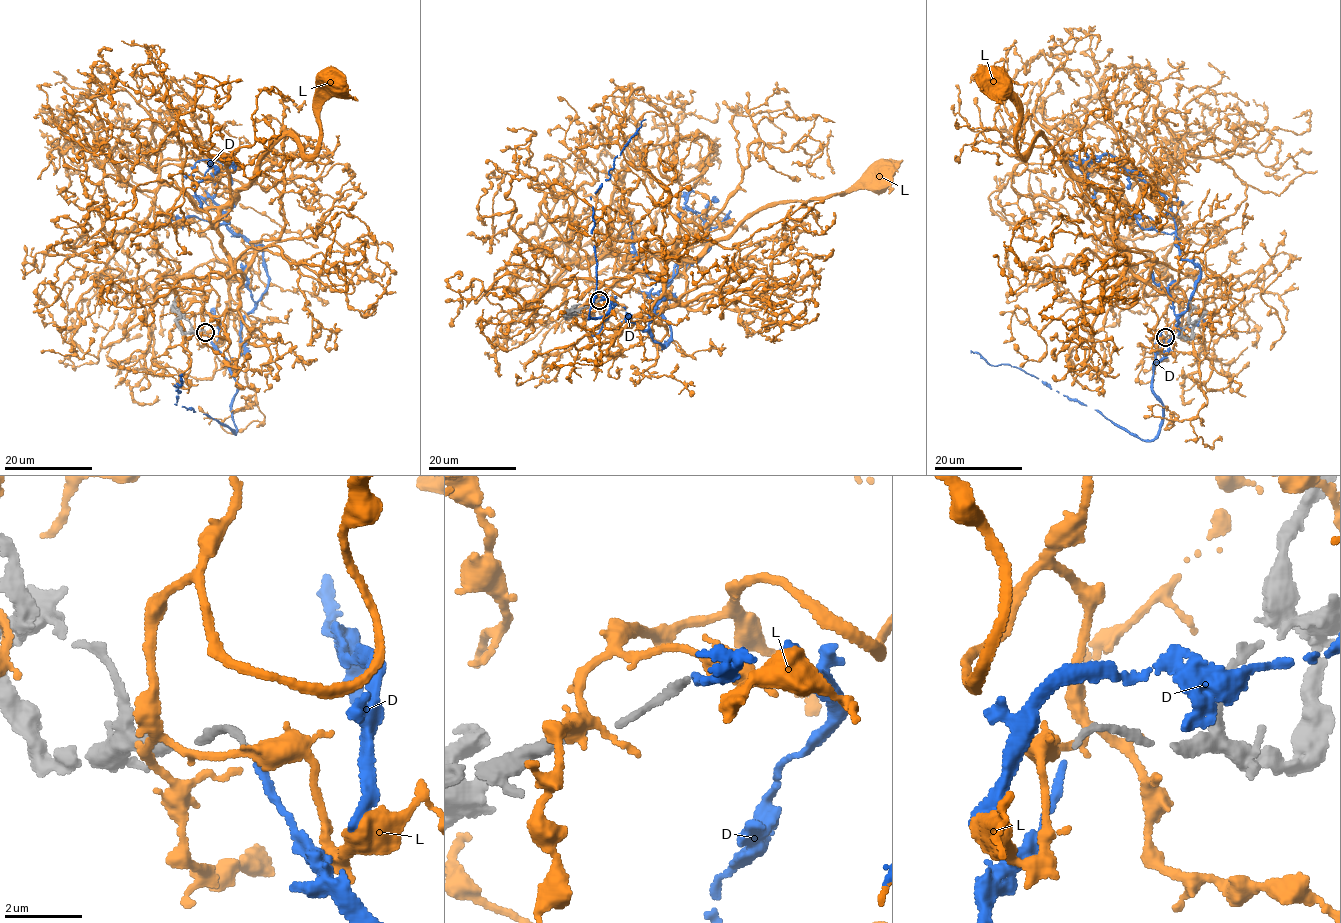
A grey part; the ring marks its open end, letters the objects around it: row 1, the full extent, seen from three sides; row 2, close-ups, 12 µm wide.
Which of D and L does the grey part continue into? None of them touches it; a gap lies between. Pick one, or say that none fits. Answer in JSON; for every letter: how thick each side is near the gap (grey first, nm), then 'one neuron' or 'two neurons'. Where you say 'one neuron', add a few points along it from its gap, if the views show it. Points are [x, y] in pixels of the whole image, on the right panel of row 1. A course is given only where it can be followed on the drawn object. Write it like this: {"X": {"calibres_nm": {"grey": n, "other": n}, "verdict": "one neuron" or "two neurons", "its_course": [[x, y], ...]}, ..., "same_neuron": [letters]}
{"D": {"calibres_nm": {"grey": 140, "other": 160}, "verdict": "one neuron", "its_course": [[1165, 338], [1153, 368], [1199, 275], [1183, 260], [1171, 203], [1102, 154], [1088, 164], [1092, 202]]}, "L": {"calibres_nm": {"grey": 140, "other": 400}, "verdict": "two neurons"}, "same_neuron": ["D"]}

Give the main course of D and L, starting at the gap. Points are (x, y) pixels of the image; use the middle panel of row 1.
D: (599, 300), (666, 347), (658, 294), (709, 243), (702, 213), (679, 218)
L: (601, 298), (666, 267), (674, 245), (691, 260), (748, 217), (873, 171)

